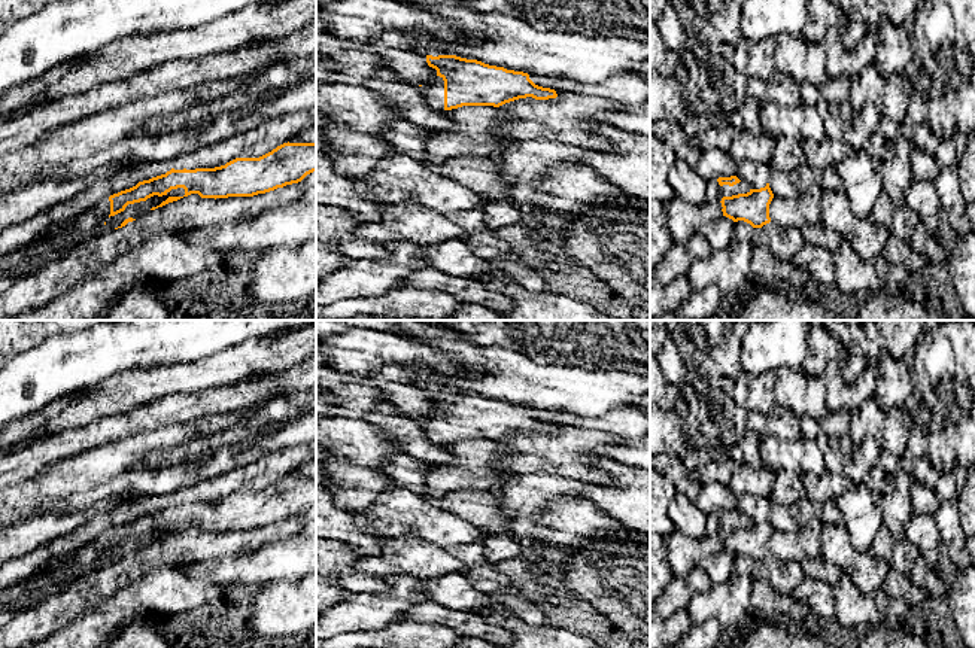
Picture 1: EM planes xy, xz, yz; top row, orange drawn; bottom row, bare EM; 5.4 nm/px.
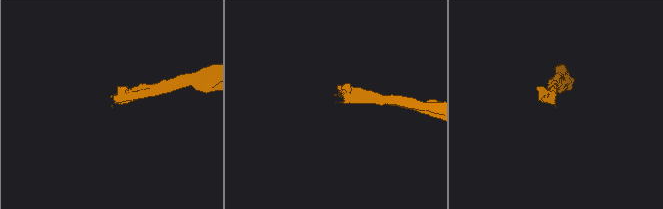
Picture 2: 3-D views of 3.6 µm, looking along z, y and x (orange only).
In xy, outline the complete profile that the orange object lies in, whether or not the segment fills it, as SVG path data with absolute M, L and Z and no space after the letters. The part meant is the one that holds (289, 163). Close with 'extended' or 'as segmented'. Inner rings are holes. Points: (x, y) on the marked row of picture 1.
M283 143L273 149L271 152L259 158L236 158L225 165L215 168L195 168L195 170L174 170L171 168L165 174L152 177L149 180L139 182L136 186L113 194L107 198L100 200L91 210L76 216L72 220L58 223L48 231L45 231L34 243L21 247L18 250L25 250L43 241L46 238L64 238L79 235L83 240L97 240L98 237L107 234L104 222L121 212L125 210L128 204L146 201L148 198L158 195L167 195L171 189L183 188L185 195L198 194L201 198L228 198L228 197L253 197L258 194L265 194L286 185L301 182L307 174L316 171L316 143Z; extended

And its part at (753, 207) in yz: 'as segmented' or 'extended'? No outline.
as segmented

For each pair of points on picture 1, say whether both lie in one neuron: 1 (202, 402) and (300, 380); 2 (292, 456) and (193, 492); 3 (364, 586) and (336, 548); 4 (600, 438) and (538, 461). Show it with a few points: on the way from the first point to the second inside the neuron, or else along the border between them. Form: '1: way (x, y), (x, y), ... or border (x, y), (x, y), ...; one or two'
1: way (225, 399), (276, 383); one
2: way (267, 468), (252, 477), (237, 478), (218, 486); one
3: way (355, 578), (336, 557); one
4: way (585, 449), (553, 449); one

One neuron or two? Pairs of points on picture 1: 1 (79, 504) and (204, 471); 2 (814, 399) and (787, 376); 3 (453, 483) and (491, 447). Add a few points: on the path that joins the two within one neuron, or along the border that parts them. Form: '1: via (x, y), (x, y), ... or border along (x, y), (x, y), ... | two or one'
1: via (111, 489), (127, 483), (173, 480) | one
2: via (808, 396), (793, 382) | one
3: via (462, 474), (482, 455) | one

